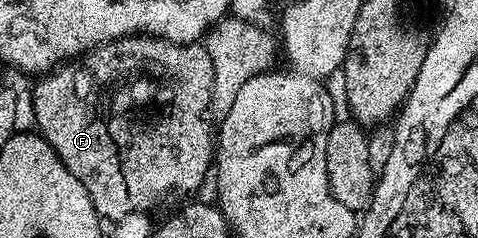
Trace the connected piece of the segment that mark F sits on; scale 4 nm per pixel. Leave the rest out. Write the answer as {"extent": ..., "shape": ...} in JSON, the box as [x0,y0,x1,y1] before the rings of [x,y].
{"extent":[32,35,216,220],"shape":[[[126,35],[123,39],[104,43],[86,52],[77,65],[62,65],[43,75],[46,76],[32,87],[37,134],[46,139],[48,145],[52,145],[52,149],[58,154],[68,173],[72,173],[72,177],[76,177],[80,185],[88,189],[92,197],[92,205],[103,220],[110,218],[113,220],[114,210],[117,207],[119,207],[117,214],[124,216],[131,211],[151,209],[150,207],[156,206],[161,199],[166,199],[169,195],[193,196],[204,181],[205,175],[212,171],[212,164],[216,159],[216,131],[213,126],[210,128],[209,119],[212,115],[210,98],[213,87],[213,67],[212,59],[206,52],[205,46],[198,43],[173,43],[167,39],[158,39],[155,35]]]}

